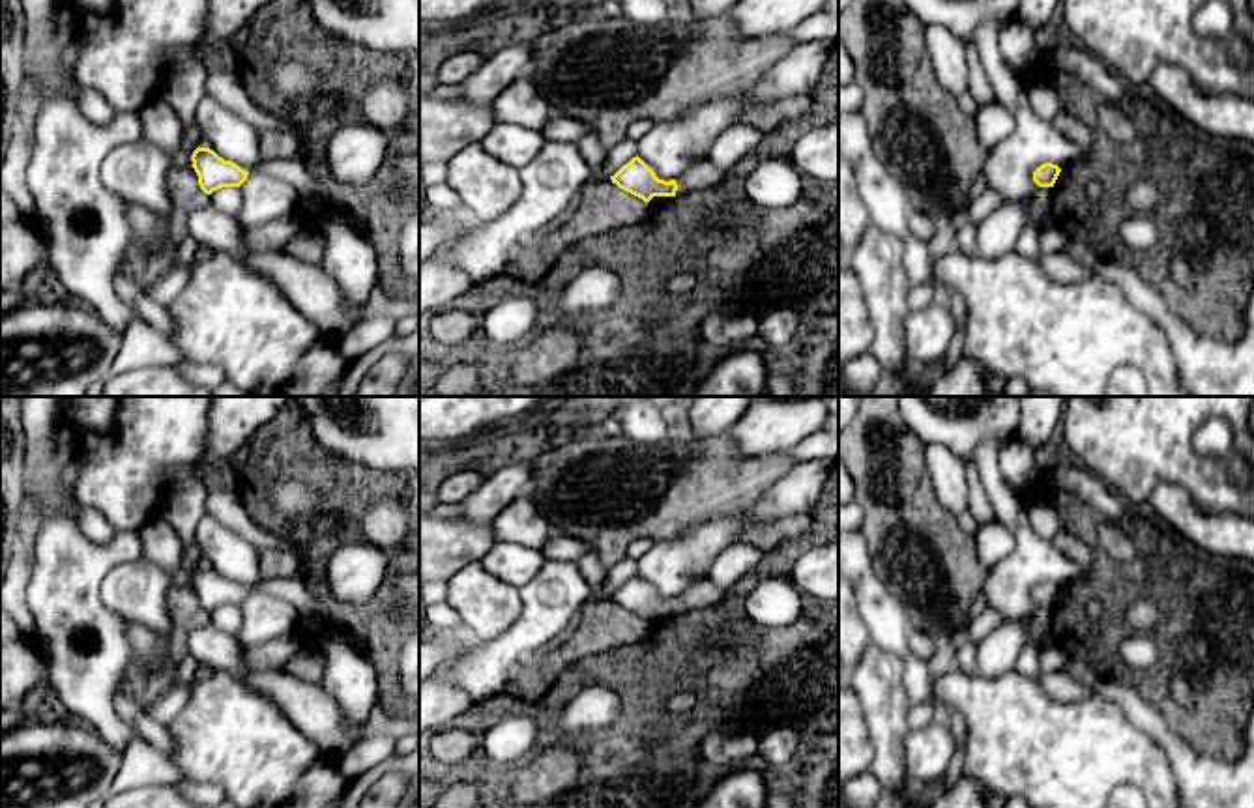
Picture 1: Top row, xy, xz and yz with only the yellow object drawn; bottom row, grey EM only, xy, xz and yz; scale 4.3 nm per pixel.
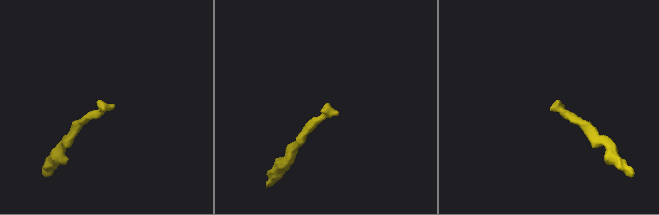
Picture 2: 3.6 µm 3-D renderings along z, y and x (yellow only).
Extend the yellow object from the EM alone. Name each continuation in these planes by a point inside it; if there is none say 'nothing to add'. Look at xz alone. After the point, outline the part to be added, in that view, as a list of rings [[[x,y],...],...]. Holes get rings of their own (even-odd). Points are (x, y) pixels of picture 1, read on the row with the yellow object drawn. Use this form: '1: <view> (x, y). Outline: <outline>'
1: xz (702, 174). Outline: [[[702,159],[676,180],[678,183],[676,196],[687,195],[687,193],[700,193],[707,187],[721,183],[724,176],[726,172],[721,170],[715,163],[711,163],[709,159]]]

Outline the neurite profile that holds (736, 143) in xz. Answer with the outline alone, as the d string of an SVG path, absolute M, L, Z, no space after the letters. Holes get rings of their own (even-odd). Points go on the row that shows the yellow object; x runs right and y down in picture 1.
M736 123L715 138L707 152L707 159L728 172L751 155L762 144L764 137L766 133L756 127Z

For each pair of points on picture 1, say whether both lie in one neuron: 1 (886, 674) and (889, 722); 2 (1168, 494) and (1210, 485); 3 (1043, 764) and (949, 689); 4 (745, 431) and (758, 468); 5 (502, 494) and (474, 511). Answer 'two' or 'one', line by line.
1: one
2: two
3: one
4: two
5: one

